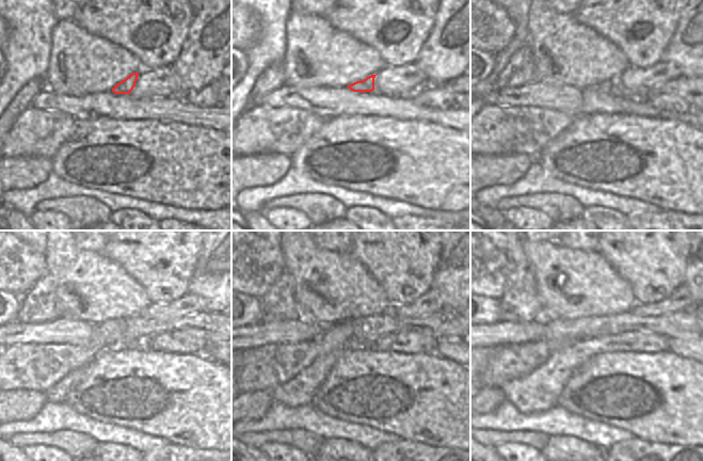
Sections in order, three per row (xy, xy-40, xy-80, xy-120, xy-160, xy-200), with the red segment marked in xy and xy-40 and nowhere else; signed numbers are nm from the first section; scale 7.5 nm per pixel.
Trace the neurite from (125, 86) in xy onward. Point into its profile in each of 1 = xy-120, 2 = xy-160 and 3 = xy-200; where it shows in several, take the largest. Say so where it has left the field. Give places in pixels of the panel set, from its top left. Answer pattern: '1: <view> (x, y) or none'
1: xy-120 (22, 366)
2: xy-160 (264, 368)
3: xy-200 (506, 363)

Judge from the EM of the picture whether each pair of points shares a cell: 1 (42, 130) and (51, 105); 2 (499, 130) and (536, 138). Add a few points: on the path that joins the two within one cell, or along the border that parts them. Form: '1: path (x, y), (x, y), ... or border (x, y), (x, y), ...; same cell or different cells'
1: border (31, 106), (49, 110), (61, 110), (73, 118); different cells
2: path (508, 130), (527, 130); same cell

